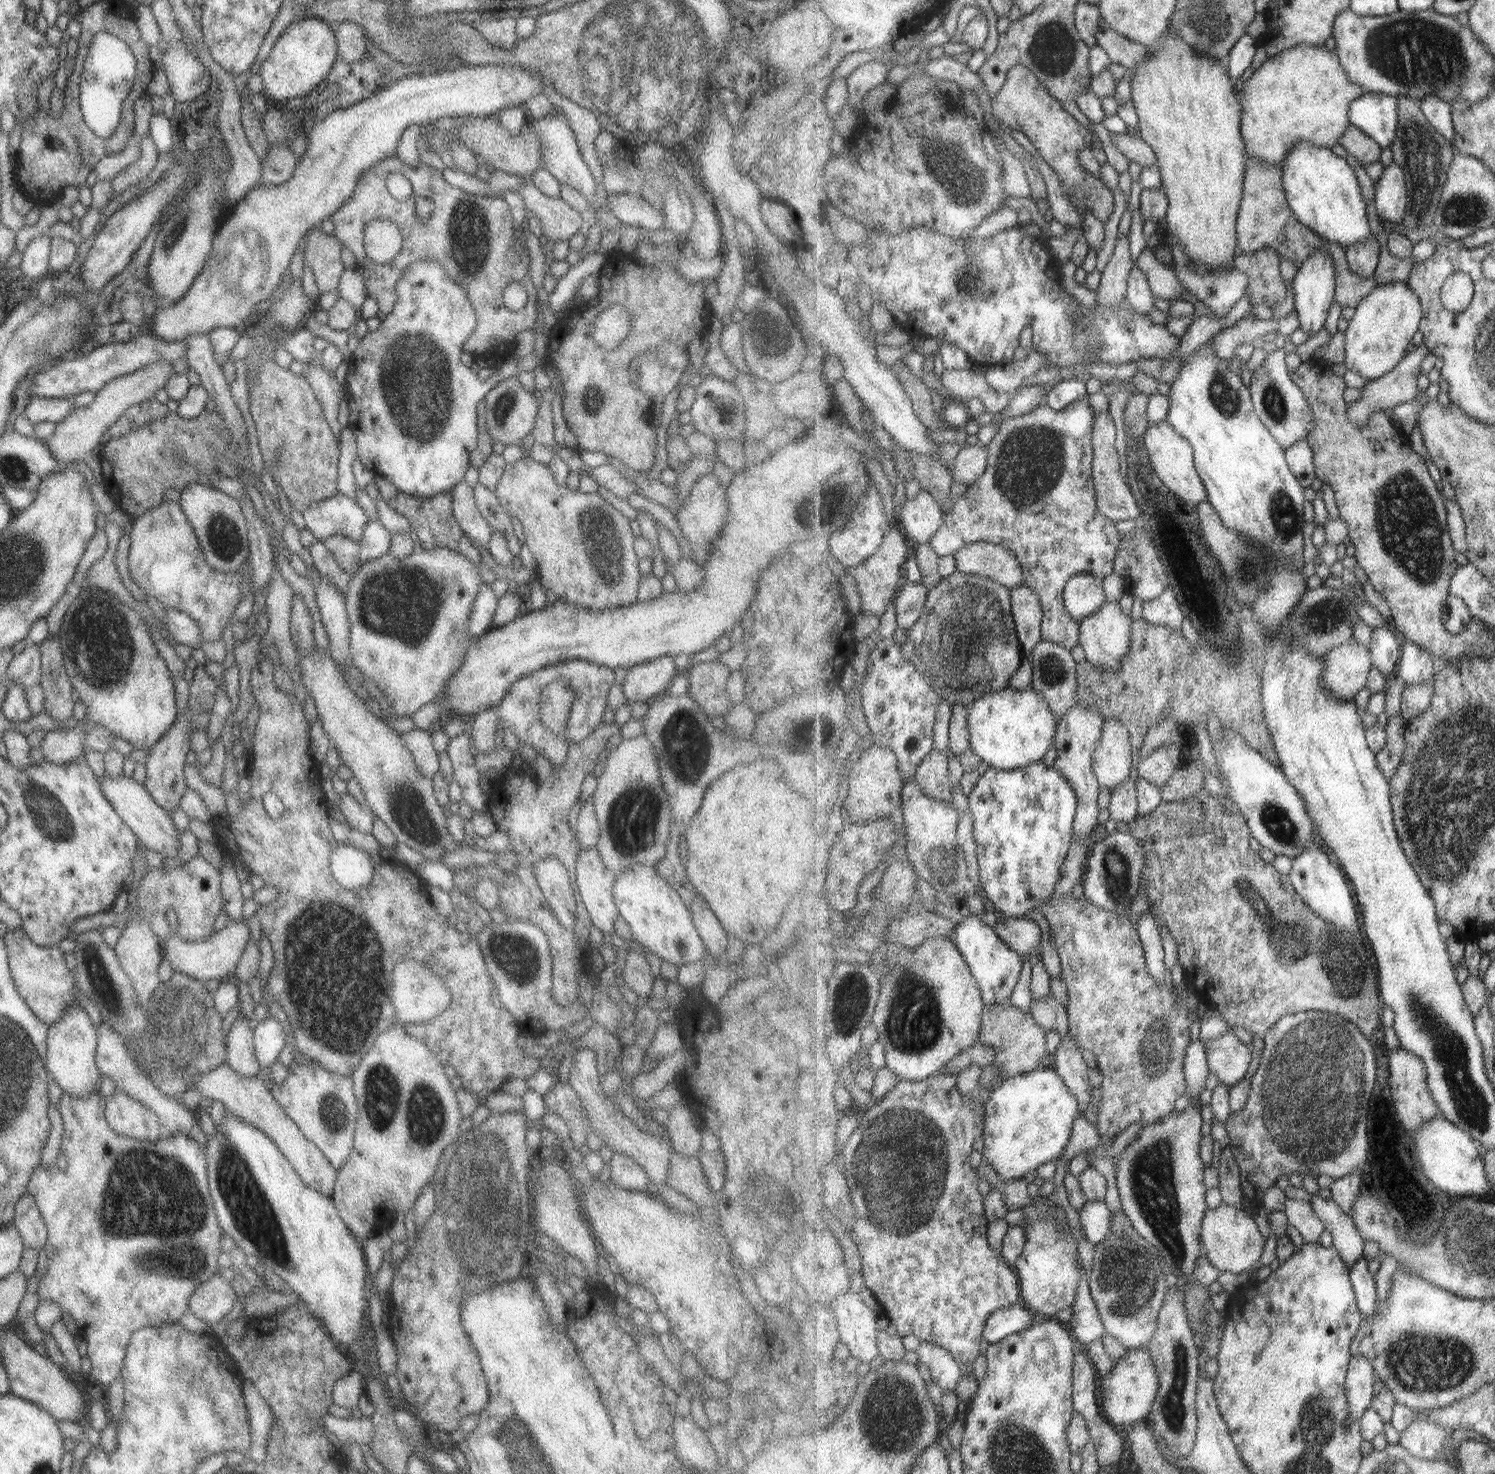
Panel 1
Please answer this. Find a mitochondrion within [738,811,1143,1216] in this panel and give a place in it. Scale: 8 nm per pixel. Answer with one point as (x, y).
(913, 1021)

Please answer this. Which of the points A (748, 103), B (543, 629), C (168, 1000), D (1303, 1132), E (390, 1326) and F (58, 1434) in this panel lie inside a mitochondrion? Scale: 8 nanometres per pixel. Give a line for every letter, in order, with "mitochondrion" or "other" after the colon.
A: other
B: other
C: mitochondrion
D: mitochondrion
E: other
F: other

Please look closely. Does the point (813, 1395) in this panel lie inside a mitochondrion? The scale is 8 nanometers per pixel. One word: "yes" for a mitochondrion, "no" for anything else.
no

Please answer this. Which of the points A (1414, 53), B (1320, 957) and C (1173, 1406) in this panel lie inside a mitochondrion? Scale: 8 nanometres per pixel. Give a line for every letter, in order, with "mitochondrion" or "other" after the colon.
A: mitochondrion
B: mitochondrion
C: mitochondrion

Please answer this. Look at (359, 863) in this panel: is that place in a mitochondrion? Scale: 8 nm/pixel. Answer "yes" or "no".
no

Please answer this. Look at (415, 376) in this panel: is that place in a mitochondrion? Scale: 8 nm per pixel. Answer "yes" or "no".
yes

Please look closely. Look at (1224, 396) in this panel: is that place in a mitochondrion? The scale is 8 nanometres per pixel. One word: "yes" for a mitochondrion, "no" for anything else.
yes

